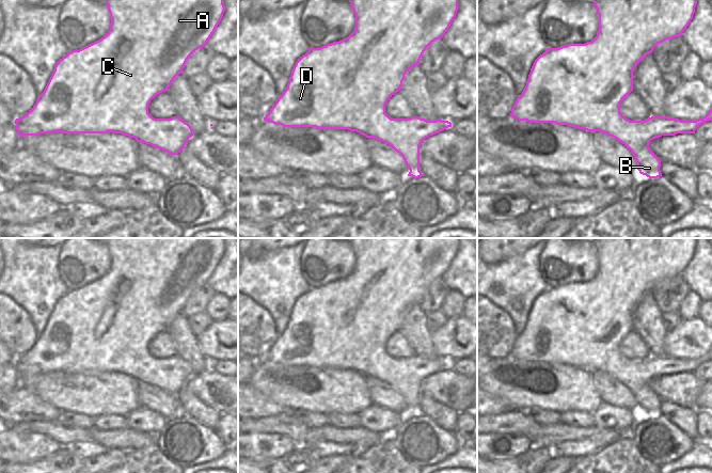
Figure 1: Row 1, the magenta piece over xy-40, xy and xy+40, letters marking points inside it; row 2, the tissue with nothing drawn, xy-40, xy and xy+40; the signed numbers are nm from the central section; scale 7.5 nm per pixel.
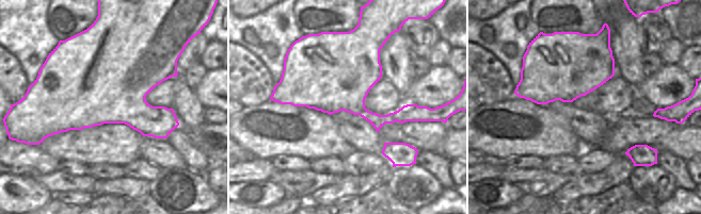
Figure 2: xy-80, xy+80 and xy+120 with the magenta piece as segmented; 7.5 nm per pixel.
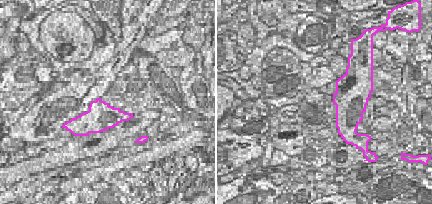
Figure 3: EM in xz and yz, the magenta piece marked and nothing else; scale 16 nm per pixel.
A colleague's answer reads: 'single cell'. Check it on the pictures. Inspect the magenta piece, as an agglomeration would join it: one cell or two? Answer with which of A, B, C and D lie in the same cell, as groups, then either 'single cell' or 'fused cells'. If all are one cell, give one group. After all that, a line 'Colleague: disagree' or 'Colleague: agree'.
A B C D | single cell
Colleague: agree

